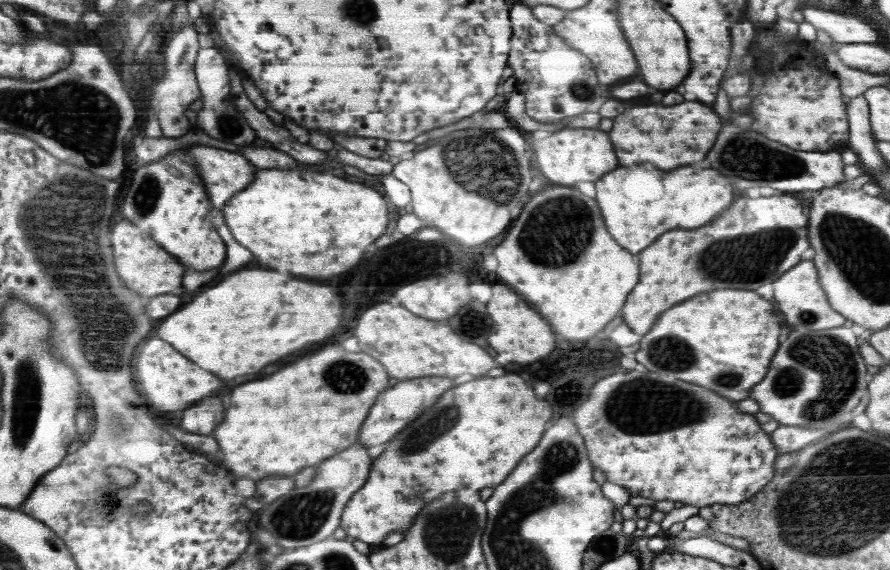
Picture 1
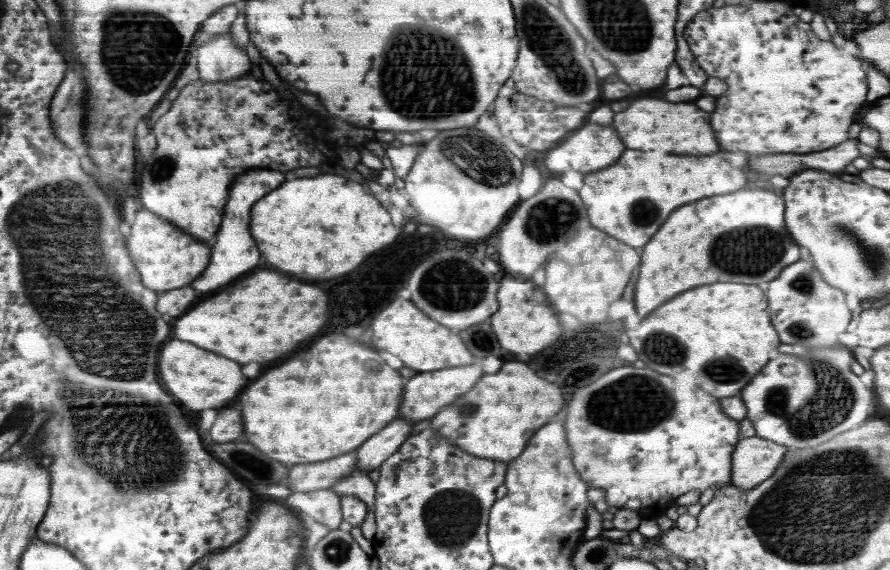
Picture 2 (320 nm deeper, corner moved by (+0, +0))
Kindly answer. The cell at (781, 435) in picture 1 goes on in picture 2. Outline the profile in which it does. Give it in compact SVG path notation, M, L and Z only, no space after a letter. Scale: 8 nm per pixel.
M756 435L740 439L731 456L732 476L728 485L743 491L754 488L776 472L788 451L787 446Z

